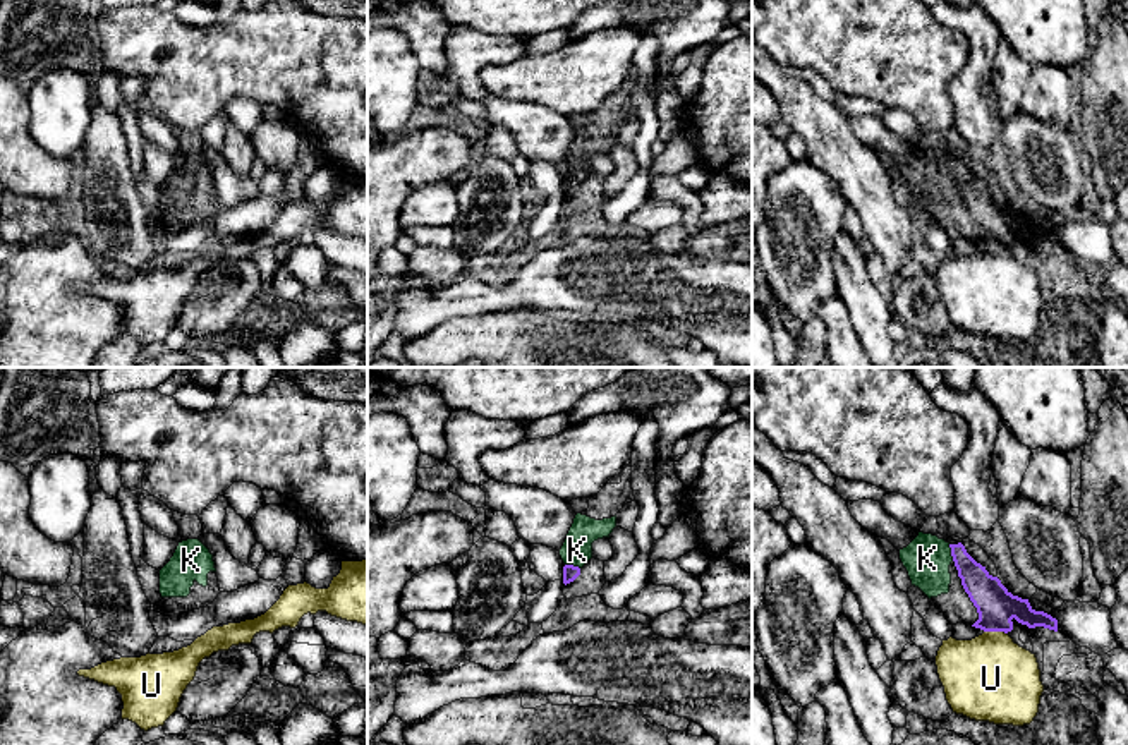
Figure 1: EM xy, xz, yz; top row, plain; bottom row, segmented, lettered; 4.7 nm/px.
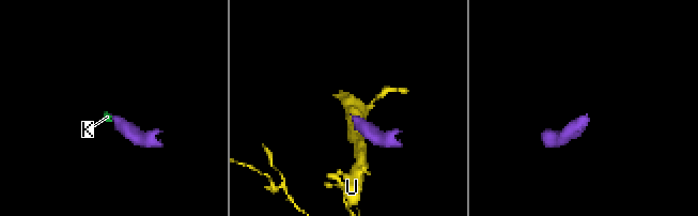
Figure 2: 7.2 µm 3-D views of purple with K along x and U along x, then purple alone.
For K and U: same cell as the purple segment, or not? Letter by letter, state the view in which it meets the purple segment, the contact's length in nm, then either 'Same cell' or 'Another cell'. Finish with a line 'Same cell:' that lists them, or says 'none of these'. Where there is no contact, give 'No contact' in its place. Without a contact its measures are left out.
K: Touches purple in yz. Shared border 80 nm. Same cell
U: Touches purple in yz. Shared border 110 nm. Another cell
Same cell: K

